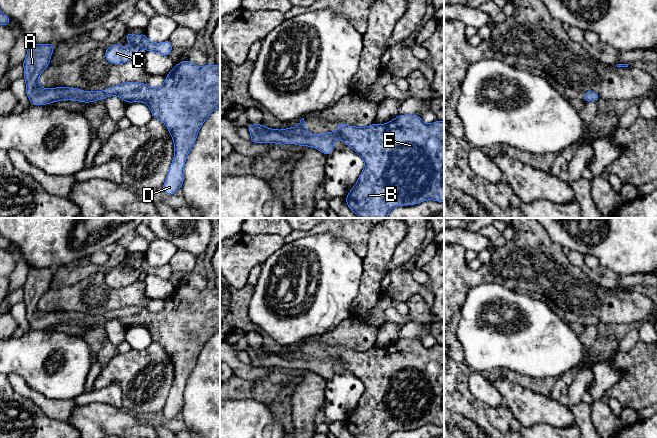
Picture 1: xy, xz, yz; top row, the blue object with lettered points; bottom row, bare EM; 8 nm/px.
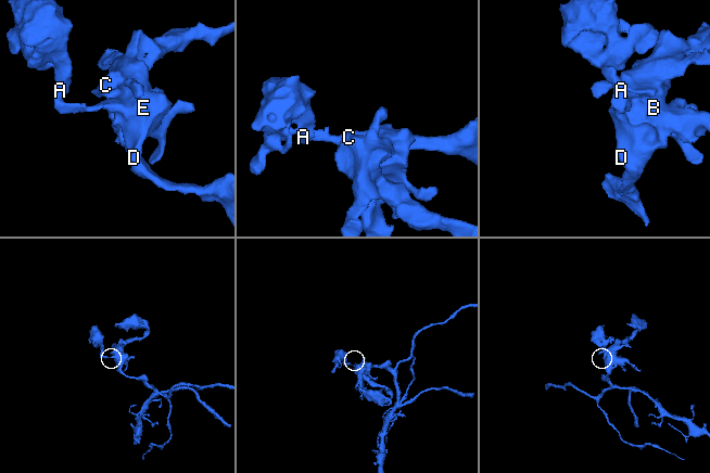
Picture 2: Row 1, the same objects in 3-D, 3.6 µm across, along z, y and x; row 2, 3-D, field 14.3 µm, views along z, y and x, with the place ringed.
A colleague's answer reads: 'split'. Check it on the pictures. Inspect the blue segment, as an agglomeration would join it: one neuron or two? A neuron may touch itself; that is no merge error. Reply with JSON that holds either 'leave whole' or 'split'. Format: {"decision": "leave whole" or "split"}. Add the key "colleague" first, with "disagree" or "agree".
{"colleague": "disagree", "decision": "leave whole"}

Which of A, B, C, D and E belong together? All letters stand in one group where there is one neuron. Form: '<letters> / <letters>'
A B C D E

